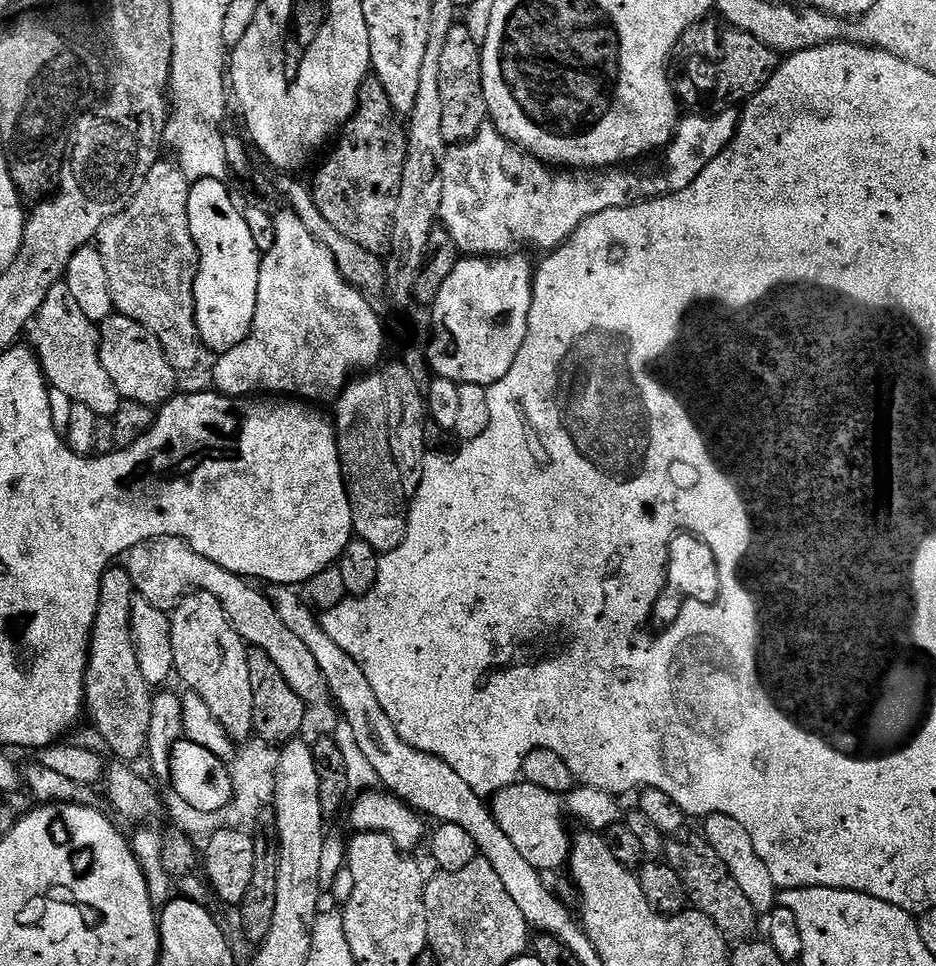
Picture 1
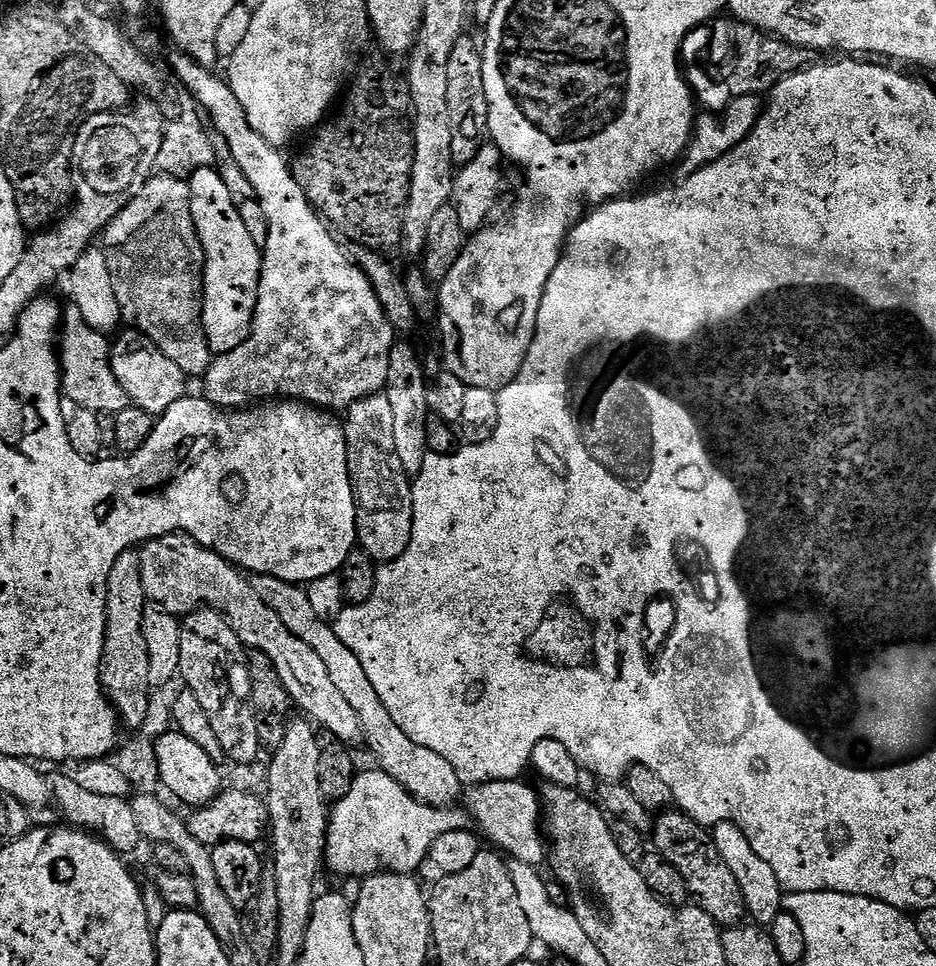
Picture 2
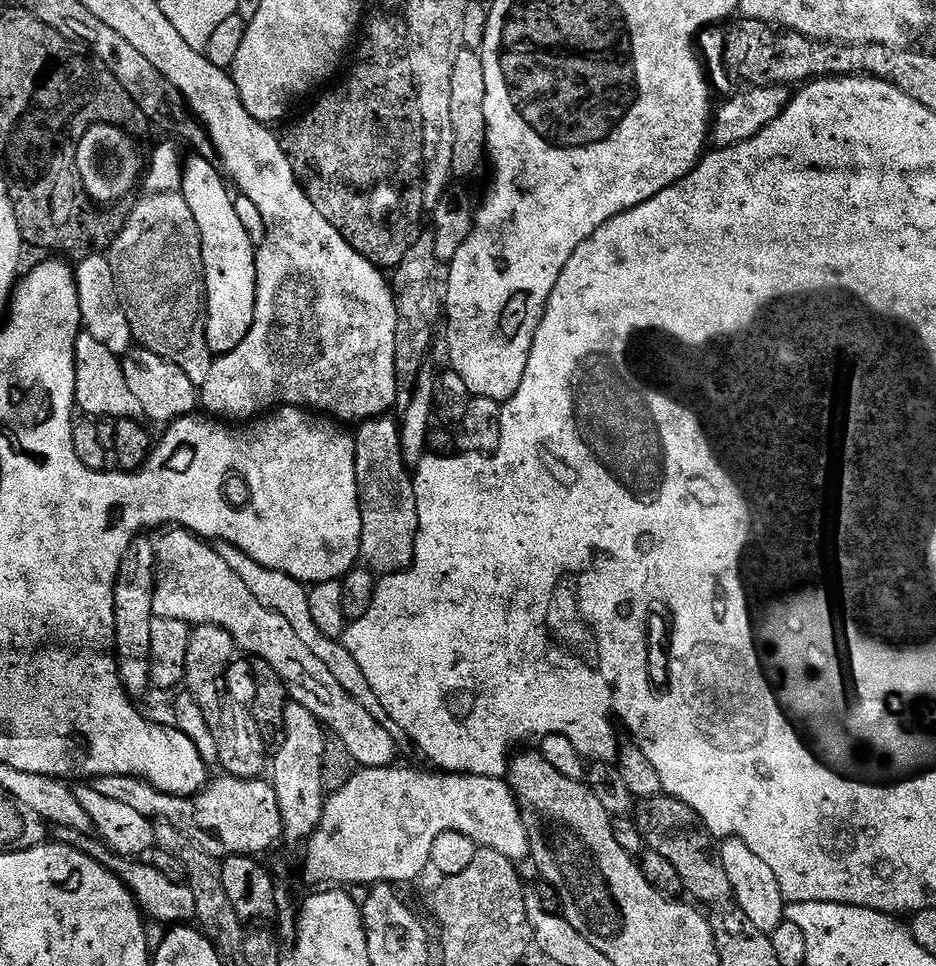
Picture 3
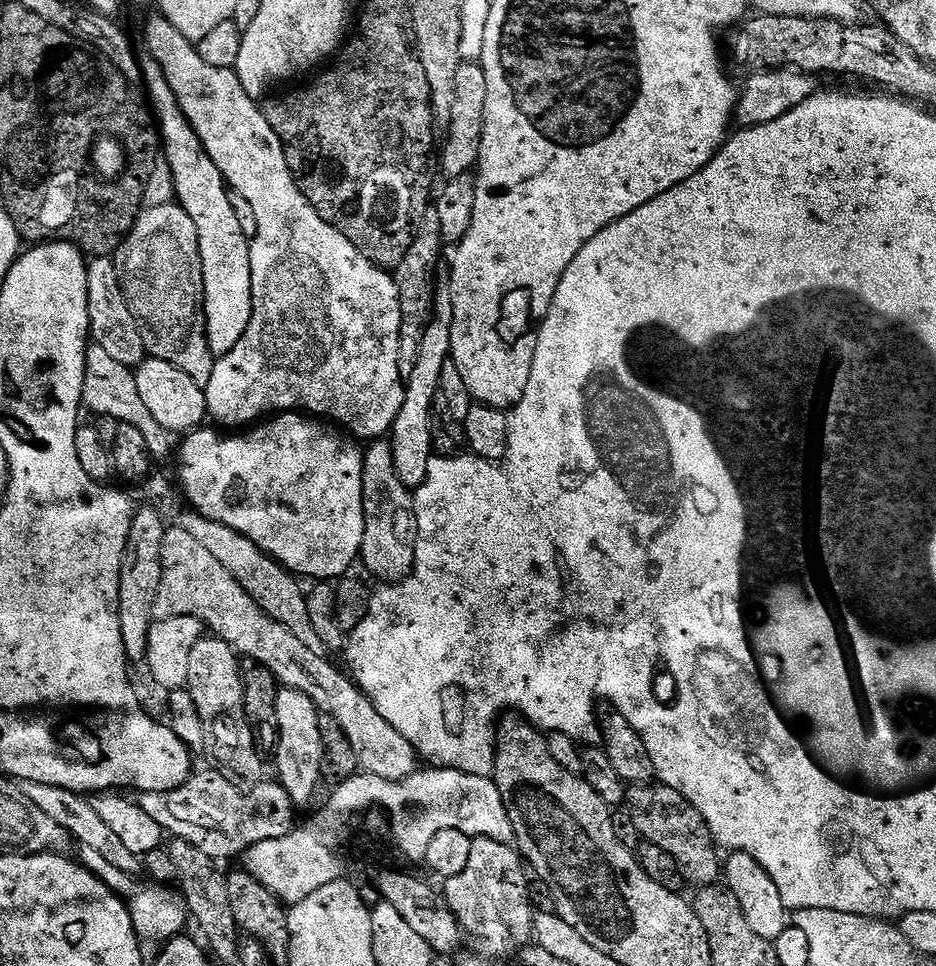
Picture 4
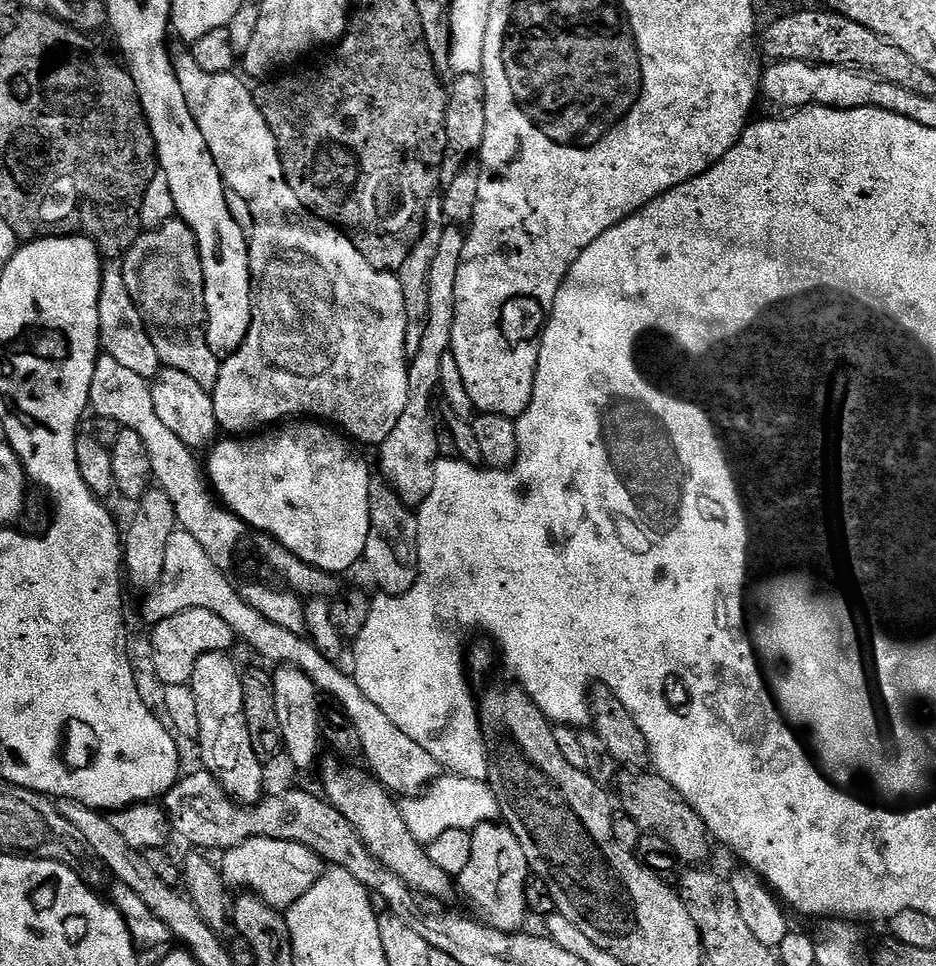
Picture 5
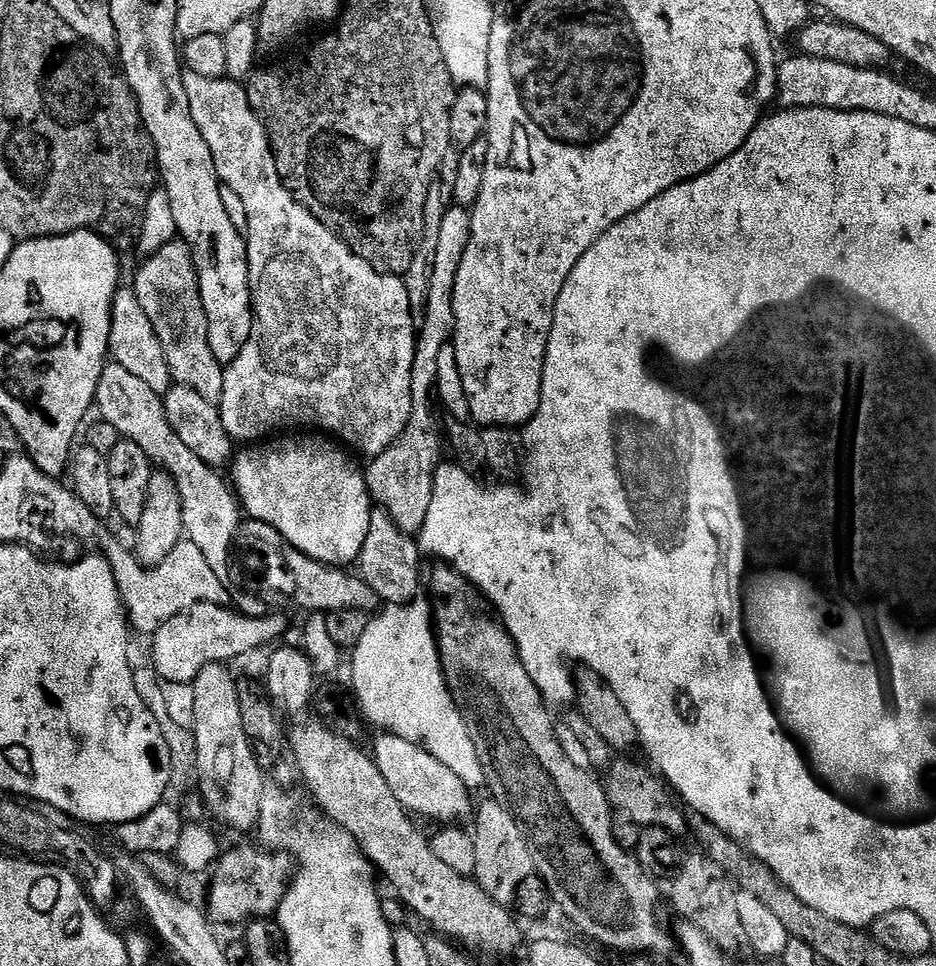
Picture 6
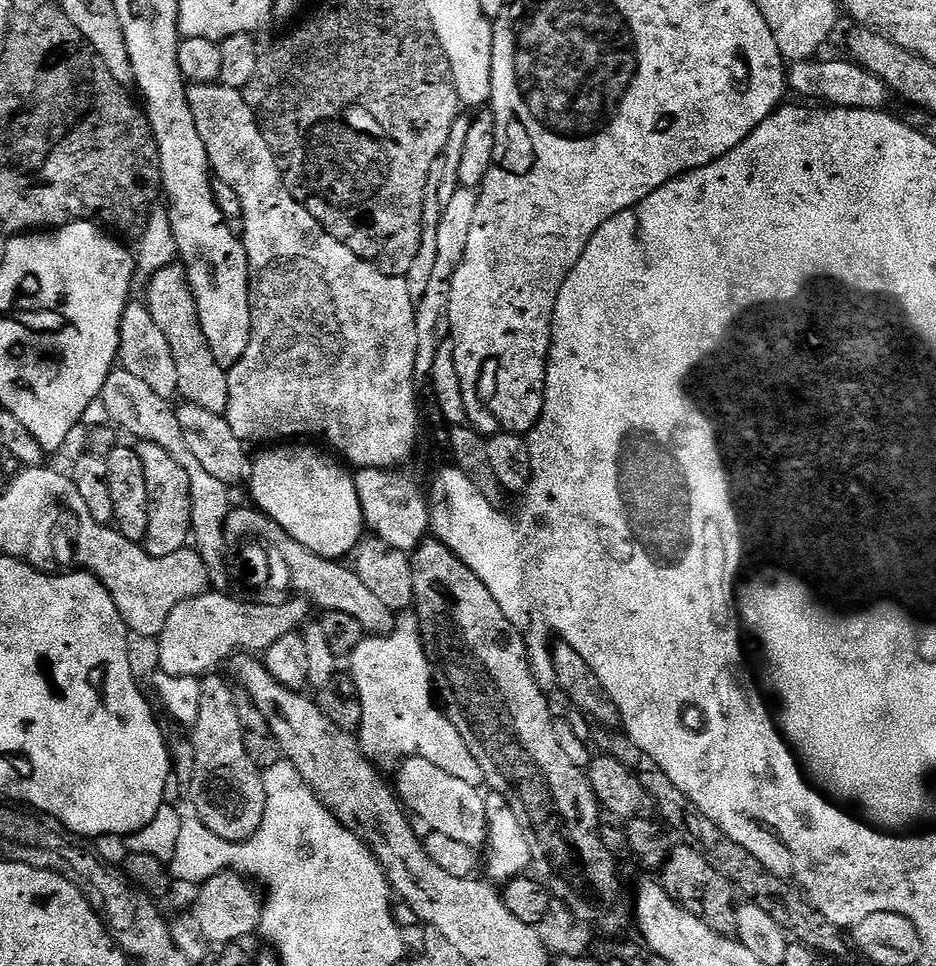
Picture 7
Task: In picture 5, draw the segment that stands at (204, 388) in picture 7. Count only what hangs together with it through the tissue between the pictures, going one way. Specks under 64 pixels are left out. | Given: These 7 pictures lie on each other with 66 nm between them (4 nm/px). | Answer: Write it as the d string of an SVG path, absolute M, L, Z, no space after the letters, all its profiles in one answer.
M173 218L157 226L157 228L141 231L138 239L132 243L131 248L129 248L122 257L122 271L124 273L124 281L126 282L126 290L130 290L130 298L134 298L134 302L140 307L142 322L146 326L146 330L154 342L154 350L158 350L158 358L160 359L161 365L163 365L164 368L182 370L182 374L190 374L190 378L194 378L194 382L198 382L198 386L202 386L209 390L212 389L213 386L216 385L216 379L220 373L222 360L221 357L214 354L214 350L210 350L210 346L208 345L208 315L206 314L204 275L202 274L202 262L200 261L198 242L196 241L196 236L190 230L190 226L179 218Z

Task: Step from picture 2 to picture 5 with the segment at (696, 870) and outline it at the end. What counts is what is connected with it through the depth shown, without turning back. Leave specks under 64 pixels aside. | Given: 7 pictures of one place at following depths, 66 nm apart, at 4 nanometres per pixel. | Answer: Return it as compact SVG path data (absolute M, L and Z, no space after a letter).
M628 770L619 777L620 800L618 796L619 807L638 826L649 836L657 836L666 842L670 842L673 852L676 853L676 859L684 866L700 866L705 863L704 859L708 856L708 840L710 833L706 822L690 806L670 782L663 780L655 771L652 770Z

